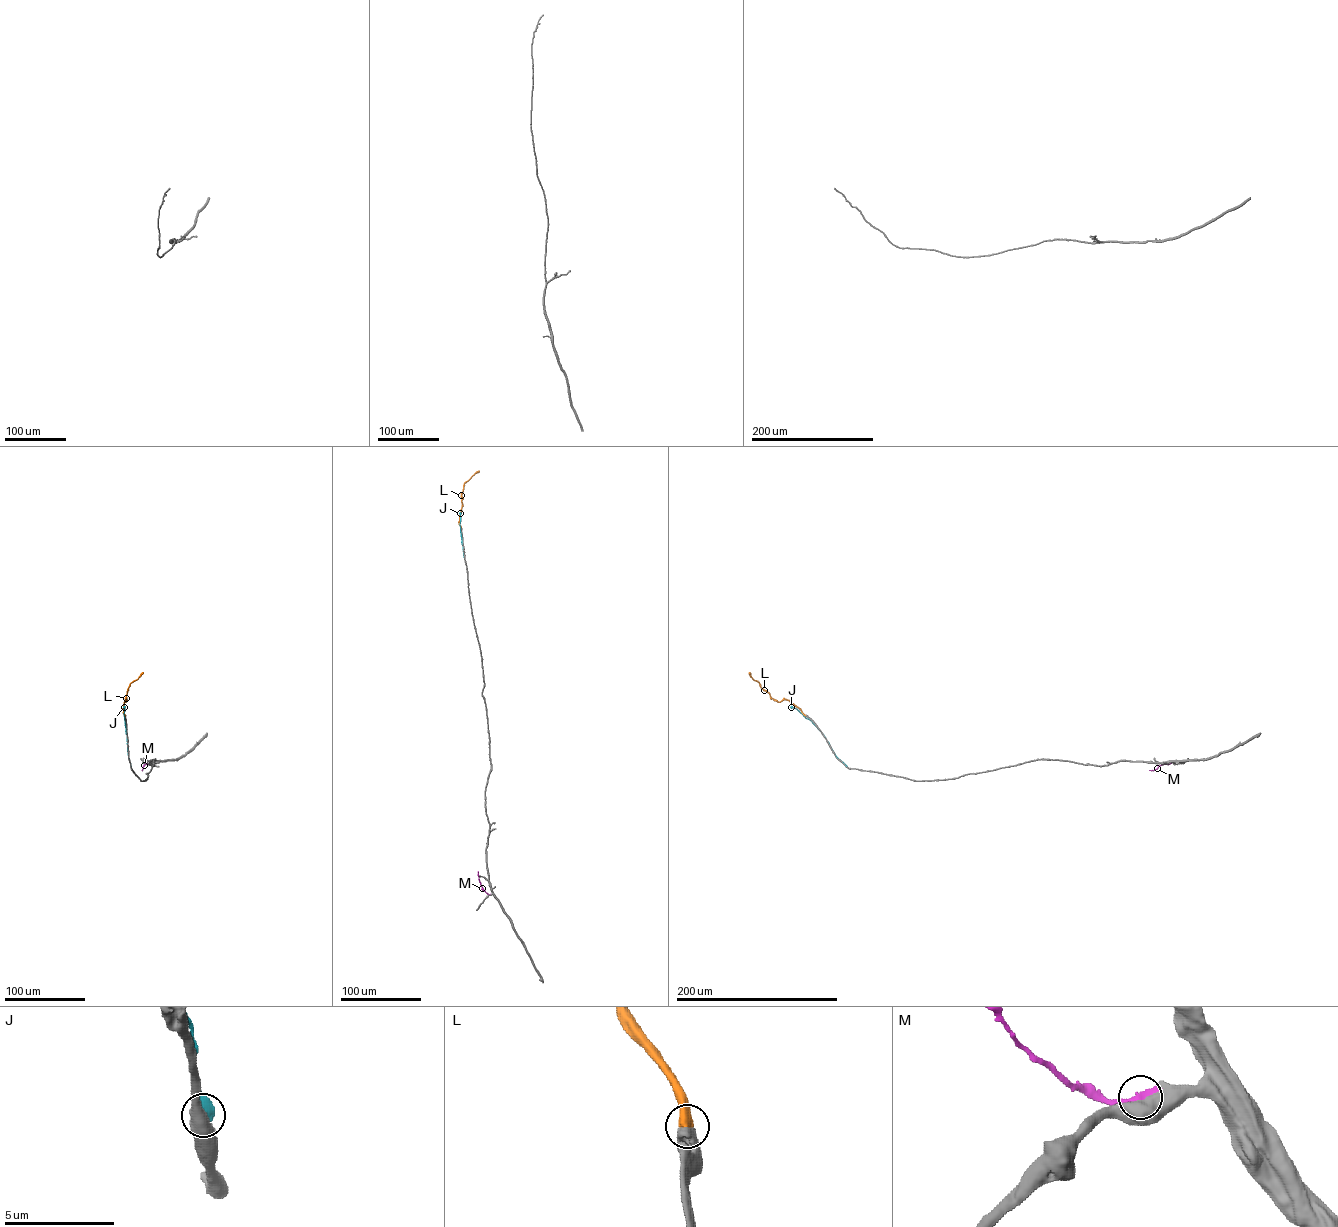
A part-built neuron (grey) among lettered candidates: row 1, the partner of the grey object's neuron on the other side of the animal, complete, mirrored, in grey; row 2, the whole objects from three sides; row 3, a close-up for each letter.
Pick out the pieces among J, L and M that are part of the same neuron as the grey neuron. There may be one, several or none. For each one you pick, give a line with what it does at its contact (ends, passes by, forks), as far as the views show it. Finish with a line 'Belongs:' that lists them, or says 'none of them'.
L: It ends there
Belongs: L

